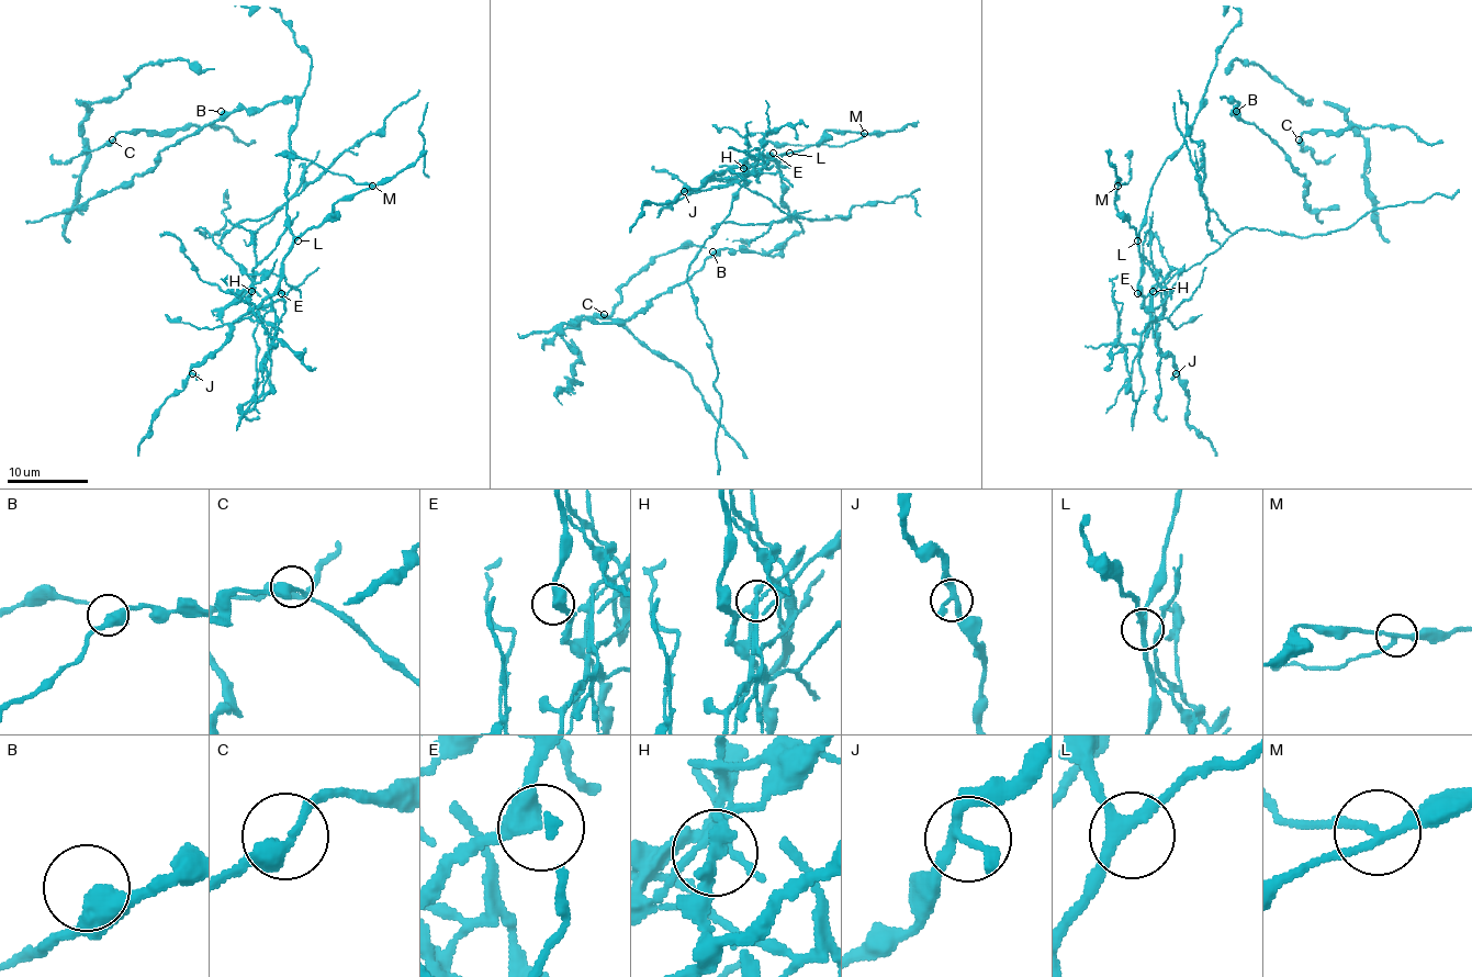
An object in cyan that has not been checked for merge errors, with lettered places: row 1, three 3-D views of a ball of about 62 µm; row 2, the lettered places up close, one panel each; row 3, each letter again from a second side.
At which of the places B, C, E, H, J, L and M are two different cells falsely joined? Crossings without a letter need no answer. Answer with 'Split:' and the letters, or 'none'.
Split: H, M

